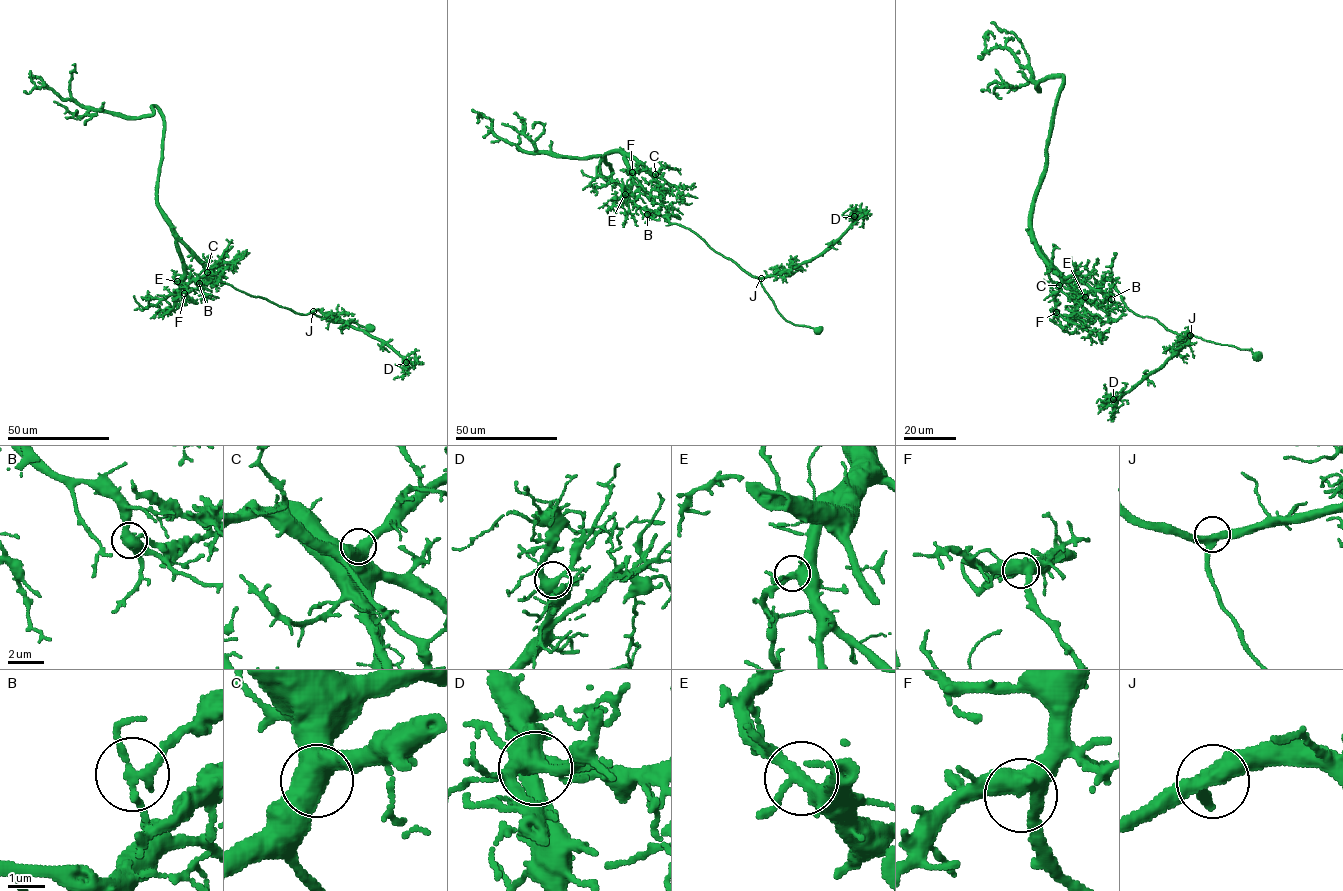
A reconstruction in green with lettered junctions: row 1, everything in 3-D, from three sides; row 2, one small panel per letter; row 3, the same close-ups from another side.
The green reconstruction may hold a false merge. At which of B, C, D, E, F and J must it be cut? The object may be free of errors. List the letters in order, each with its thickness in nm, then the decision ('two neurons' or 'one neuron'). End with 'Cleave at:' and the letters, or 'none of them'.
B: 200 nm thick; two neurons
C: 500 nm thick; one neuron
D: 400 nm thick; one neuron
E: 400 nm thick; one neuron
F: 500 nm thick; one neuron
J: 360 nm thick; one neuron
Cleave at: B

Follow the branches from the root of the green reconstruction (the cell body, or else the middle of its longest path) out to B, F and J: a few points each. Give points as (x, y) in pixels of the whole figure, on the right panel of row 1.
B: (1257, 357), (1251, 348), (1239, 349), (1192, 335), (1184, 338), (1156, 319), (1130, 311), (1113, 285), (1111, 299)
F: (1257, 357), (1251, 348), (1184, 338), (1130, 311), (1113, 285), (1103, 294), (1065, 281), (1054, 294), (1056, 312)
J: (1257, 357), (1251, 348), (1239, 349), (1190, 335)

